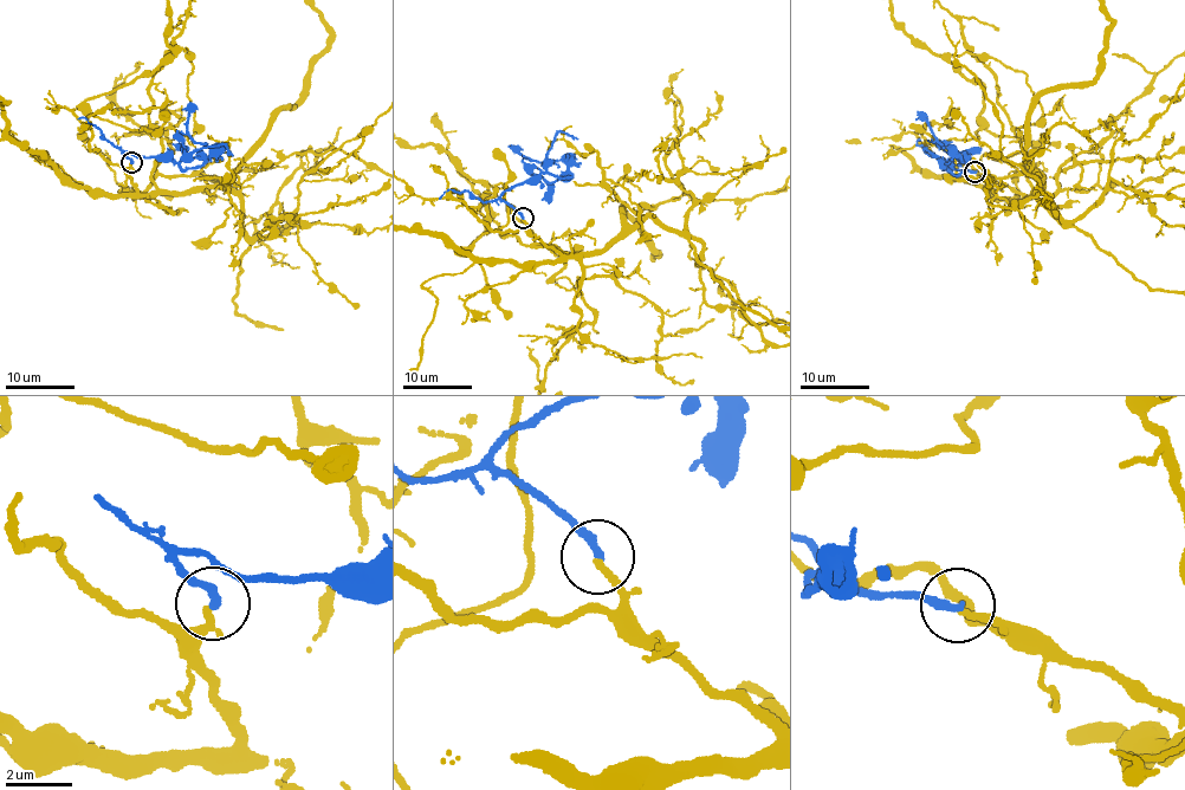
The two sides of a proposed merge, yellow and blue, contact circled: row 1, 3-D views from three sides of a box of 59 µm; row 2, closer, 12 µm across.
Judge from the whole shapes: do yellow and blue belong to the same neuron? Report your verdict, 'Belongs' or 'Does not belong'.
Does not belong

